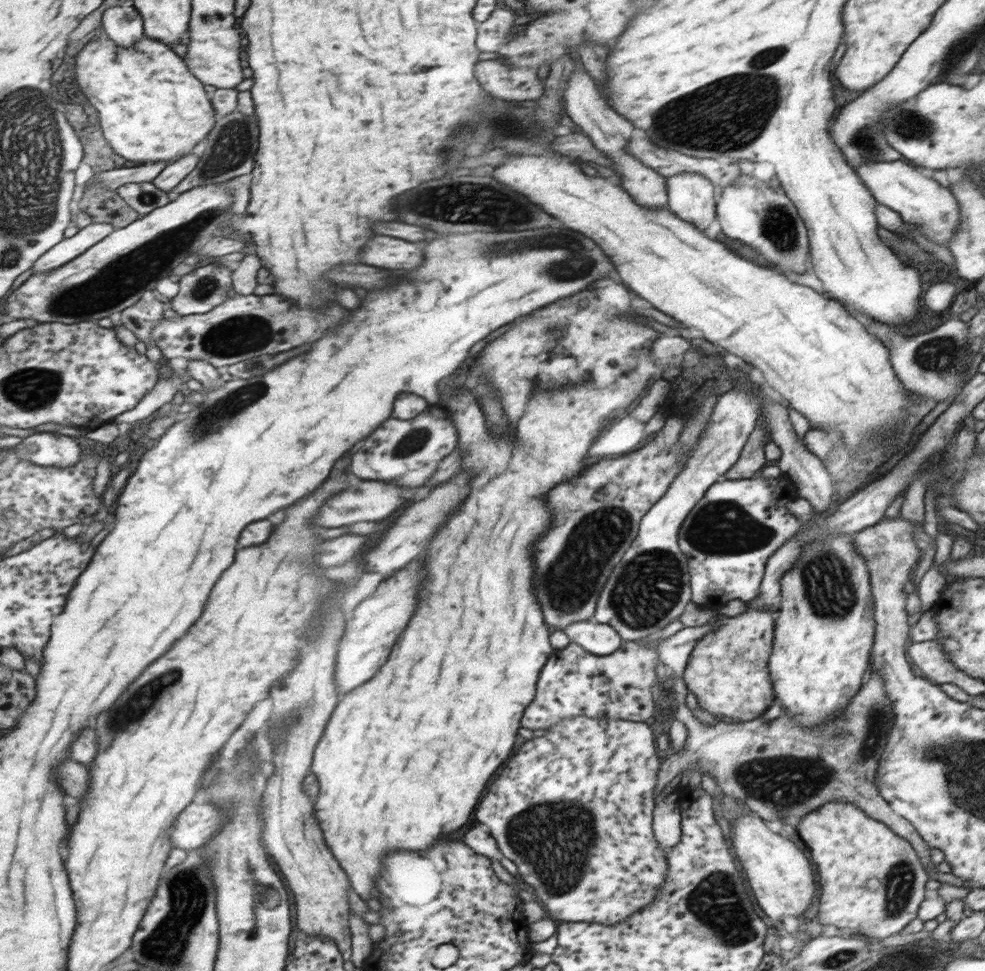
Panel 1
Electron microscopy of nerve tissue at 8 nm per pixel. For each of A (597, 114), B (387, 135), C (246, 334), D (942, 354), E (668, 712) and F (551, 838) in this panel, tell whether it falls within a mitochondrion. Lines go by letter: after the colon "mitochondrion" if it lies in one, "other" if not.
A: other
B: other
C: mitochondrion
D: mitochondrion
E: other
F: mitochondrion

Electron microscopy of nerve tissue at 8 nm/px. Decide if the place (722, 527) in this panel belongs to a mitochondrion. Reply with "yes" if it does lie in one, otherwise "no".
yes

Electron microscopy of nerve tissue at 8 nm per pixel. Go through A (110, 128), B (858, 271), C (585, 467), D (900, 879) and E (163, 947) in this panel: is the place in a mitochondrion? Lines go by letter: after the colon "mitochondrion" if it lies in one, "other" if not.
A: other
B: other
C: other
D: mitochondrion
E: mitochondrion

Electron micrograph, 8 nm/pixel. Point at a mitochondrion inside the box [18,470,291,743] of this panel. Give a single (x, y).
(134, 707)

